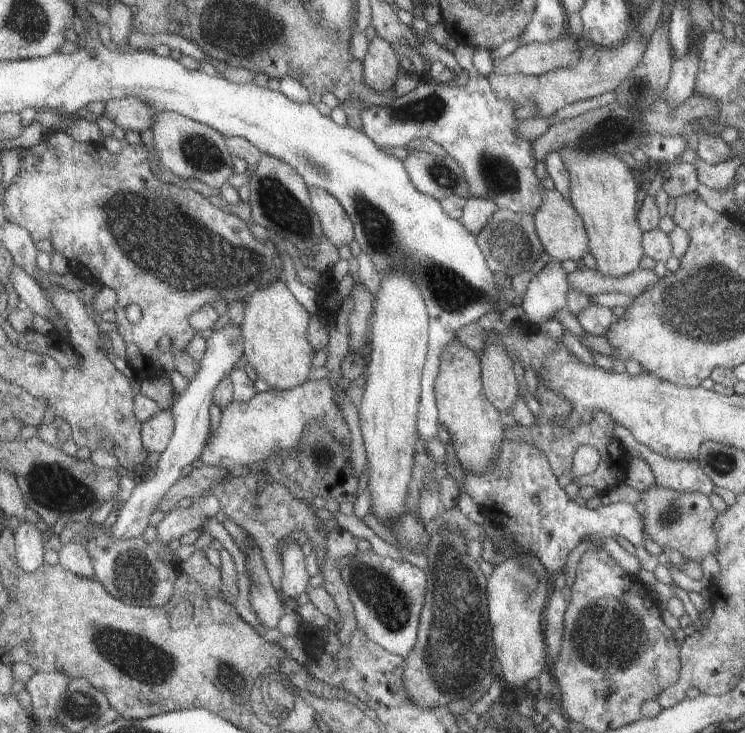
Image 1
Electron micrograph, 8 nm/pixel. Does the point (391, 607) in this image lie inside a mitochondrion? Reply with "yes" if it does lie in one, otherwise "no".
yes

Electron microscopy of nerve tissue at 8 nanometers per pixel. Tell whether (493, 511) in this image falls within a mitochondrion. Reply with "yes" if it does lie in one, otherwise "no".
no

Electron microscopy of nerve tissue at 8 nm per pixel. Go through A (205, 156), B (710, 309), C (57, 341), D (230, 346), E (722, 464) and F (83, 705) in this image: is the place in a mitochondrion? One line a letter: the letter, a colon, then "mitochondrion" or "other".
A: mitochondrion
B: mitochondrion
C: other
D: other
E: mitochondrion
F: mitochondrion

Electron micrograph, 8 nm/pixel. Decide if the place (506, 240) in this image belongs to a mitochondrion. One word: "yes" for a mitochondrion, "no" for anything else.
yes

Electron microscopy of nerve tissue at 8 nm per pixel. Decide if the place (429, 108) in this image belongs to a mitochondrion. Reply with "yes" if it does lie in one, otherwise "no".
yes

